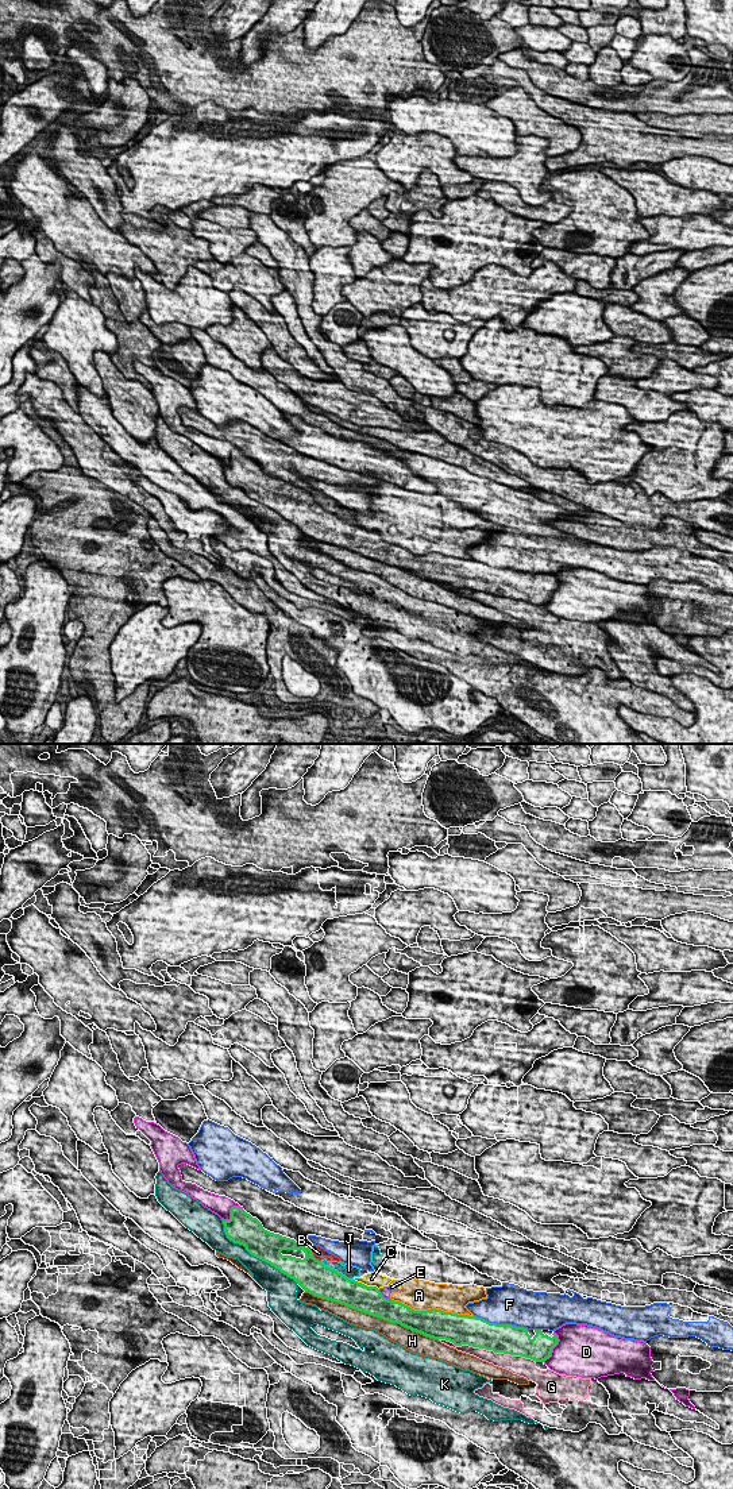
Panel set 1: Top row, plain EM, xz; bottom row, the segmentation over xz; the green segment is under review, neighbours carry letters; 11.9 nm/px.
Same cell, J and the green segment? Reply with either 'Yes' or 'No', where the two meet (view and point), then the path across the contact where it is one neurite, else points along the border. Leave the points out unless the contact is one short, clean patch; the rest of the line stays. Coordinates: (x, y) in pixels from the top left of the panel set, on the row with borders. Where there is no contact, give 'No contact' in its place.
No. Touches green at xz (336, 1270). Boundary: xz (320, 1261), (353, 1280)

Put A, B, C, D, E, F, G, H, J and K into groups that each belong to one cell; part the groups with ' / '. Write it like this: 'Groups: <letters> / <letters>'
Groups: A B C E J / D / F / G / H / K

